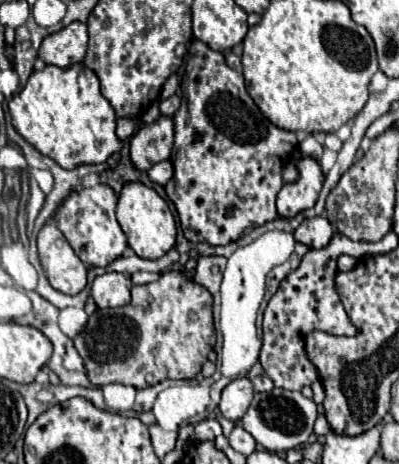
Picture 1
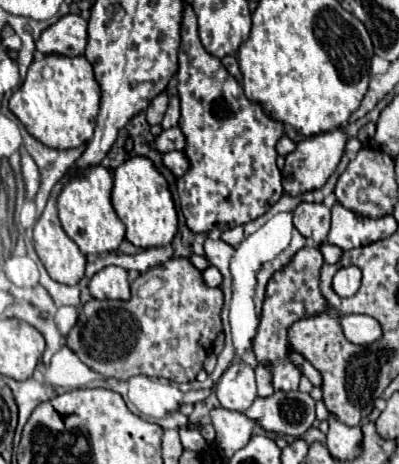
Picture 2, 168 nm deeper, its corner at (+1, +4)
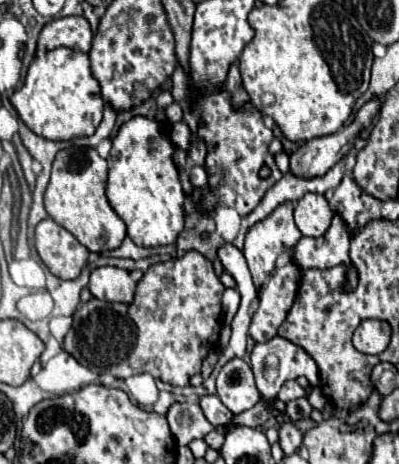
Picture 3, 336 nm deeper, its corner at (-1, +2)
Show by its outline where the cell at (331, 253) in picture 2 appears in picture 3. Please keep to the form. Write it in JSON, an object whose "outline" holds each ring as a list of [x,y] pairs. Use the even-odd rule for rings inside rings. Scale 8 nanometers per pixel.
{"outline":[[[334,214],[328,232],[320,238],[306,238],[302,236],[300,242],[292,250],[292,262],[300,266],[300,270],[326,270],[338,264],[348,262],[348,248],[350,248],[350,232],[348,224],[340,214]]]}

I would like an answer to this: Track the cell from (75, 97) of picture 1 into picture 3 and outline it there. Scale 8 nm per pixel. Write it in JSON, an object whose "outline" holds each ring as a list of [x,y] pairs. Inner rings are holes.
{"outline":[[[68,48],[36,52],[22,86],[14,90],[10,102],[16,108],[22,122],[32,132],[48,140],[92,136],[104,112],[100,84],[92,76],[88,54]]]}

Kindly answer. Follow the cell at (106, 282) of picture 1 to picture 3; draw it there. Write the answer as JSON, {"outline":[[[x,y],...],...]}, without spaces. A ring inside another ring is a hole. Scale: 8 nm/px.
{"outline":[[[104,266],[92,270],[88,288],[98,300],[130,304],[134,300],[136,282],[130,278],[126,270],[116,266]]]}

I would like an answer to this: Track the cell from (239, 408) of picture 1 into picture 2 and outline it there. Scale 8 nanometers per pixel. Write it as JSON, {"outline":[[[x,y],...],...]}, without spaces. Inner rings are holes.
{"outline":[[[244,362],[230,366],[216,384],[216,396],[222,408],[246,412],[256,398],[254,370]]]}

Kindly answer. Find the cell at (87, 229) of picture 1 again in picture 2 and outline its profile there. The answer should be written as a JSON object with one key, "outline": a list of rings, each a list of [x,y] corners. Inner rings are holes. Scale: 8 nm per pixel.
{"outline":[[[92,166],[82,170],[74,180],[70,180],[58,196],[58,214],[64,232],[78,244],[82,254],[102,254],[114,252],[124,240],[124,224],[116,216],[112,202],[112,176],[104,166]]]}

